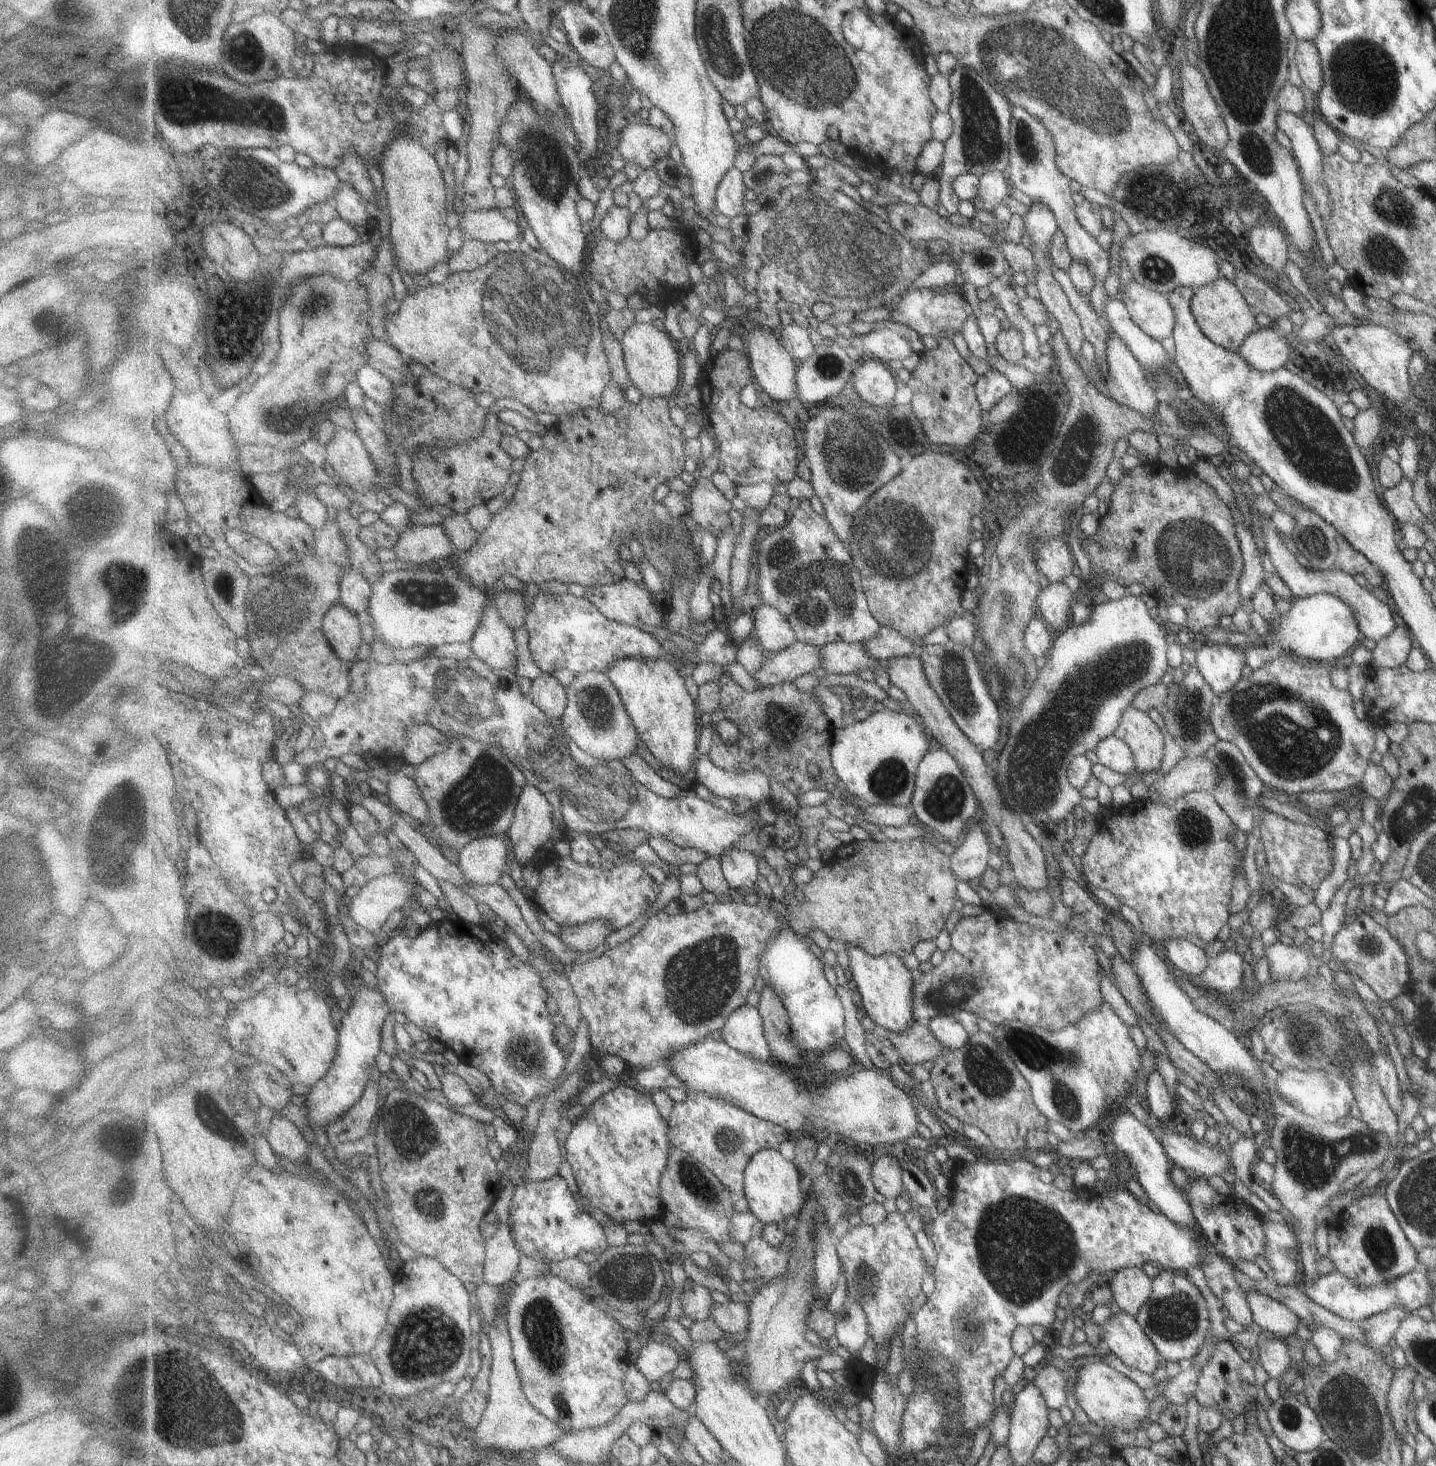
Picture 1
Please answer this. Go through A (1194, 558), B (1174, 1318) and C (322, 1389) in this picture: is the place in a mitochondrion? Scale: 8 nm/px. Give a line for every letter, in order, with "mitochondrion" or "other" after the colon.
A: mitochondrion
B: mitochondrion
C: other

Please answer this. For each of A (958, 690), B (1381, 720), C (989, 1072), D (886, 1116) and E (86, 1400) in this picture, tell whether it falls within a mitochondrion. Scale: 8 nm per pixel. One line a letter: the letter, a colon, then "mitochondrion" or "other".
A: mitochondrion
B: other
C: mitochondrion
D: other
E: other

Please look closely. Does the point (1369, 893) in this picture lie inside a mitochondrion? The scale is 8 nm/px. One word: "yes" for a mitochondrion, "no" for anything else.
no

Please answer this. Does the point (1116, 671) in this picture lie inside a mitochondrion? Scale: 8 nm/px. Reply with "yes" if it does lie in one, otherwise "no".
yes

